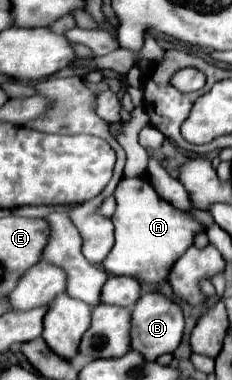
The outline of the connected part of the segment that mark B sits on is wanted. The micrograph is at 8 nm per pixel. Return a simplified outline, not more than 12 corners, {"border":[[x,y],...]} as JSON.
{"border":[[144,294],[132,308],[130,348],[146,362],[182,340],[180,306]]}

